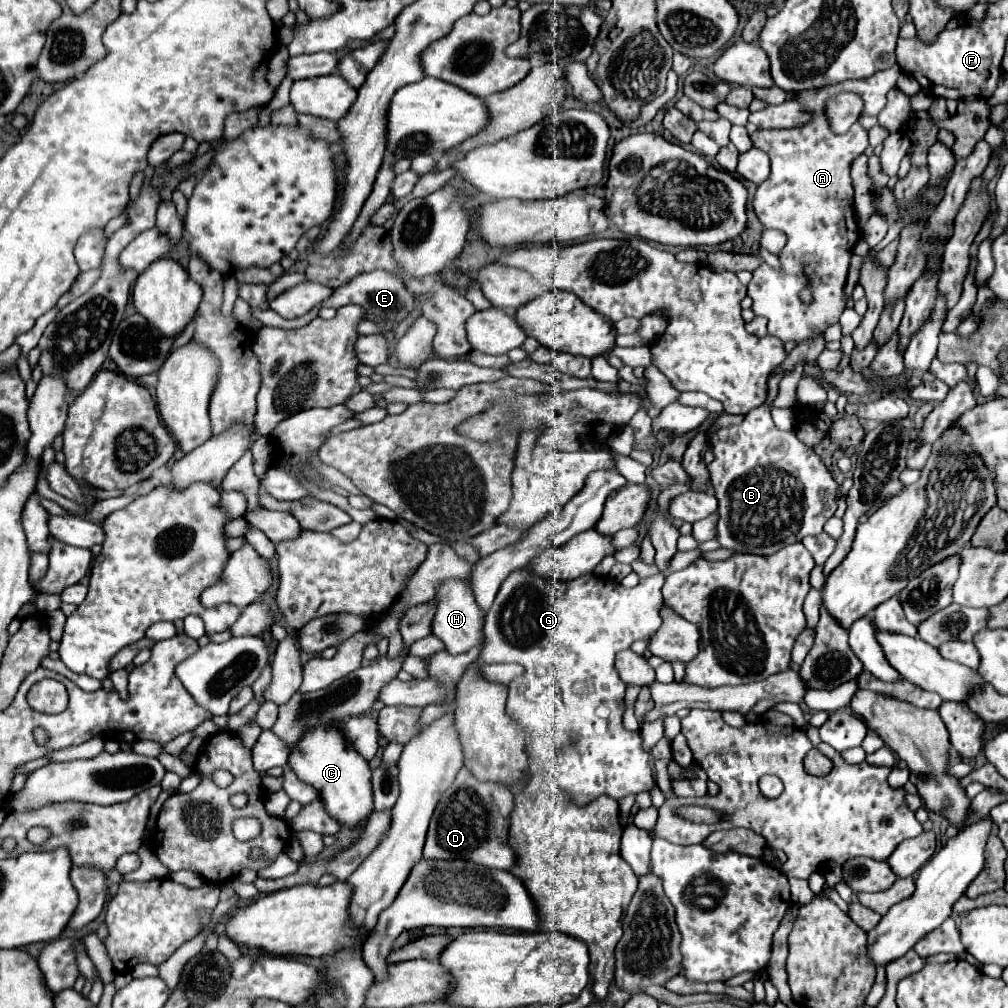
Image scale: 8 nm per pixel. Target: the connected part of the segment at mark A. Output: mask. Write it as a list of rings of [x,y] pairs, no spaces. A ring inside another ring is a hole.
[[[892,66],[870,78],[846,80],[818,90],[800,92],[796,94],[796,100],[804,102],[806,110],[812,110],[812,122],[798,128],[756,130],[750,134],[752,144],[764,150],[772,162],[768,180],[758,186],[754,196],[754,210],[764,228],[782,230],[788,236],[788,244],[780,252],[782,270],[760,264],[752,272],[748,296],[754,300],[754,314],[768,318],[768,334],[782,342],[802,342],[838,322],[846,304],[842,290],[848,276],[850,250],[860,238],[852,206],[854,190],[850,164],[868,148],[868,132],[860,124],[854,124],[846,134],[834,134],[824,114],[826,102],[842,90],[862,90],[862,114],[878,114],[886,104],[888,90],[896,86],[898,76],[900,68]],[[806,284],[814,286],[812,304],[802,304],[800,300],[800,290]]]

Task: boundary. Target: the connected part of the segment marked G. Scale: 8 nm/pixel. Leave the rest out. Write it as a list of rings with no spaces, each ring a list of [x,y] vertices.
[[[524,566],[502,582],[494,604],[486,614],[482,662],[514,662],[524,668],[524,674],[514,678],[508,686],[508,712],[526,730],[524,752],[530,744],[536,772],[554,776],[560,788],[568,790],[572,800],[580,806],[602,794],[620,800],[628,794],[640,794],[656,786],[650,754],[642,748],[640,732],[630,732],[622,724],[626,684],[614,668],[614,658],[620,650],[630,648],[636,640],[650,638],[662,626],[662,586],[662,574],[640,580],[636,588],[624,588],[620,582],[596,574],[584,574],[574,580],[556,580],[540,576]]]

